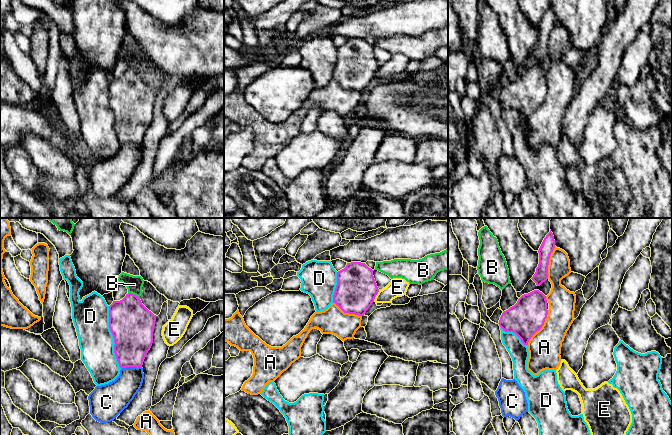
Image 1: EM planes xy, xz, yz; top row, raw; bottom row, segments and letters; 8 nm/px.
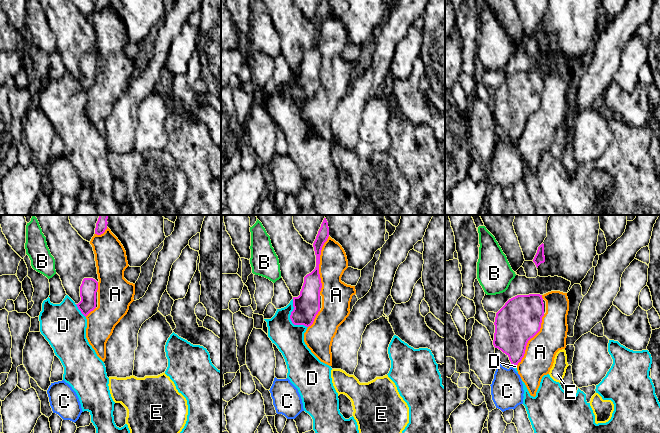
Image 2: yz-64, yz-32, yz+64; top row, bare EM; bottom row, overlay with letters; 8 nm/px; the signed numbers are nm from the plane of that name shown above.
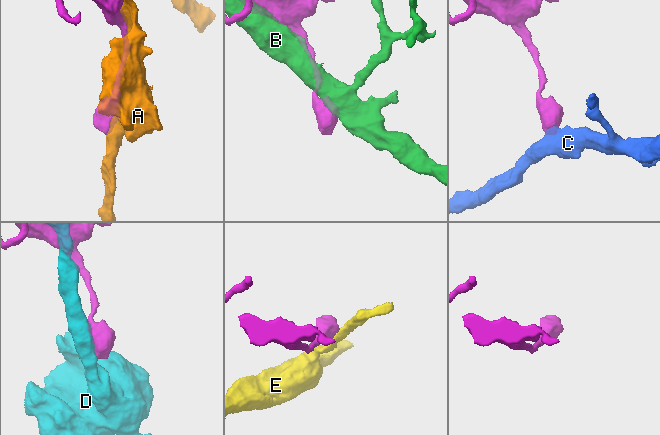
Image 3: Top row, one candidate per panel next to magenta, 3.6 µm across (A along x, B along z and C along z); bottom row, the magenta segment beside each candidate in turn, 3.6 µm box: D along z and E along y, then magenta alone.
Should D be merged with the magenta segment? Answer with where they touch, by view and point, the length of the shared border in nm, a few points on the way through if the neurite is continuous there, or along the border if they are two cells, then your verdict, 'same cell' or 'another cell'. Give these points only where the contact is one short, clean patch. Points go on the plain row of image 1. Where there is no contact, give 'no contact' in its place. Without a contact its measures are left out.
xy (113, 113) | 500 nm | another cell

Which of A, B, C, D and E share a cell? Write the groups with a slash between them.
A / B / C / D / E

